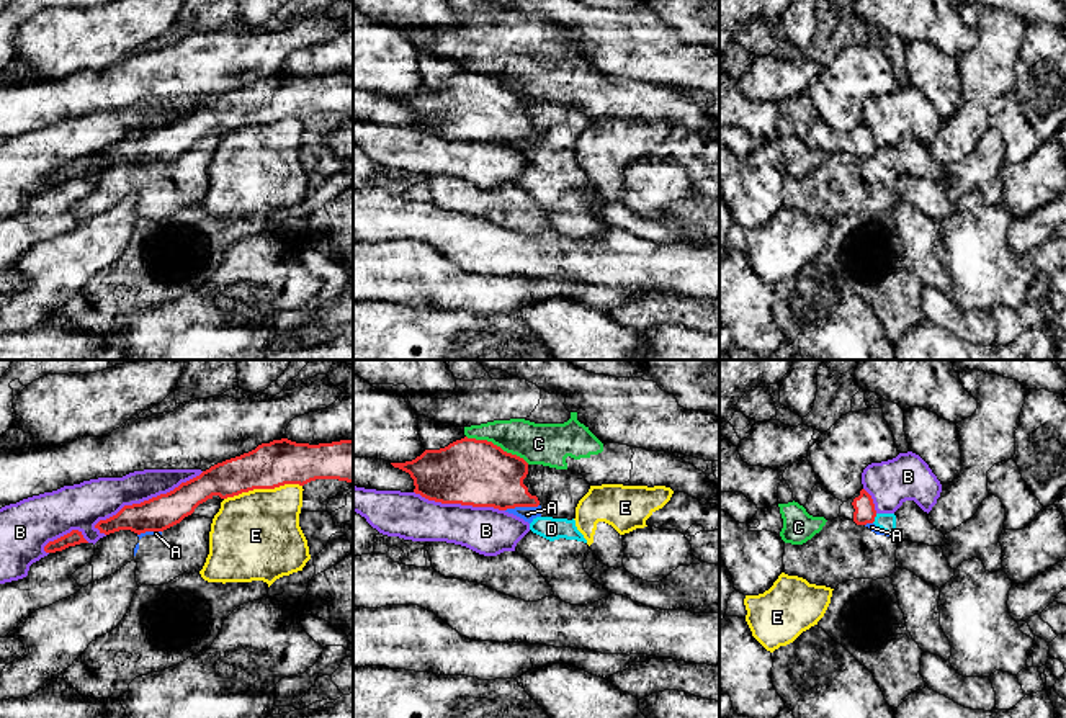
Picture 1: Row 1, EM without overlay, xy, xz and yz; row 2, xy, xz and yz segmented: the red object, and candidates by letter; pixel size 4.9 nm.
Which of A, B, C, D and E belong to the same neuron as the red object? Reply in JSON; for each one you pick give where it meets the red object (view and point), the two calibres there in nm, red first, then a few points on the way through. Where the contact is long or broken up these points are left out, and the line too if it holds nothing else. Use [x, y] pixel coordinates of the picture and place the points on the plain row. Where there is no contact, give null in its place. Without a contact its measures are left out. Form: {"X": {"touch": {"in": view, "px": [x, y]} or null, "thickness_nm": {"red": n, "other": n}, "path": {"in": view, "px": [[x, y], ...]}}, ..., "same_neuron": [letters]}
{"same_neuron": []}

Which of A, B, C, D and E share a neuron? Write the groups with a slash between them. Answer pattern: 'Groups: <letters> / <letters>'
Groups: A D / B / C / E

